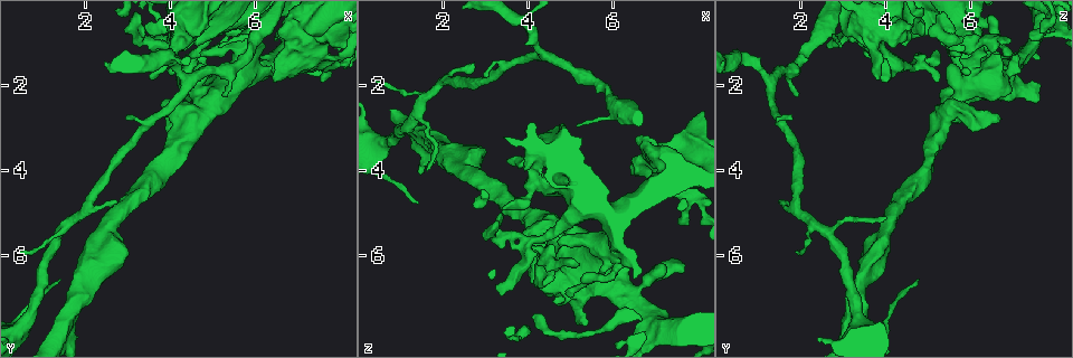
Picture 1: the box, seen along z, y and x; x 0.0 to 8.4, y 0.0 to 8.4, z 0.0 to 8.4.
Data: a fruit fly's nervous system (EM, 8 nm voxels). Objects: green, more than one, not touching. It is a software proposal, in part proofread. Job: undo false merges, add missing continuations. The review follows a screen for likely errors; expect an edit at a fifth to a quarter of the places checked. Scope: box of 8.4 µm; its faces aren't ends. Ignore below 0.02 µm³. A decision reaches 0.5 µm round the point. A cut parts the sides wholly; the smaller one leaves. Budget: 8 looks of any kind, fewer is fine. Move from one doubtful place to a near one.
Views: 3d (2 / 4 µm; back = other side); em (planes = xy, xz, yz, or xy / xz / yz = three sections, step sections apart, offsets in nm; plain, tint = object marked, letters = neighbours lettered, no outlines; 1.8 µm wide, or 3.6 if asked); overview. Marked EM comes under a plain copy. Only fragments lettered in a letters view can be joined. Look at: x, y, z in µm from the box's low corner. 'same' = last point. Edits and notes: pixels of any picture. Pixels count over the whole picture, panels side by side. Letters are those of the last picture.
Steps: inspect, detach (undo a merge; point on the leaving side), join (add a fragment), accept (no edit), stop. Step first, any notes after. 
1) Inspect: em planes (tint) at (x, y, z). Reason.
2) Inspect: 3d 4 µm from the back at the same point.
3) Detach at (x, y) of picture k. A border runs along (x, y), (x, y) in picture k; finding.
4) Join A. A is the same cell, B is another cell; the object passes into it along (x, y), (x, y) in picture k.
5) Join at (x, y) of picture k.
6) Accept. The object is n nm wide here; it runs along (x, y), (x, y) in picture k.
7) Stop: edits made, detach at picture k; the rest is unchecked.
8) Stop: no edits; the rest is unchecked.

Inspect: 3d 4 µm at (4.20, 0.75, 4.30). Branch point.

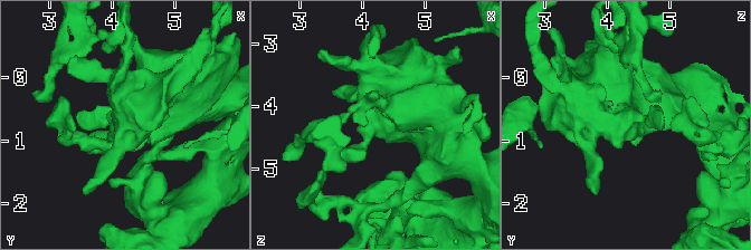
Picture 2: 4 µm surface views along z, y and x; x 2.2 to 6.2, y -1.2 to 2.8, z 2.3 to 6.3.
Inspect: em planes (letters) at (4.25, 0.75, 4.30). Need the tissue.

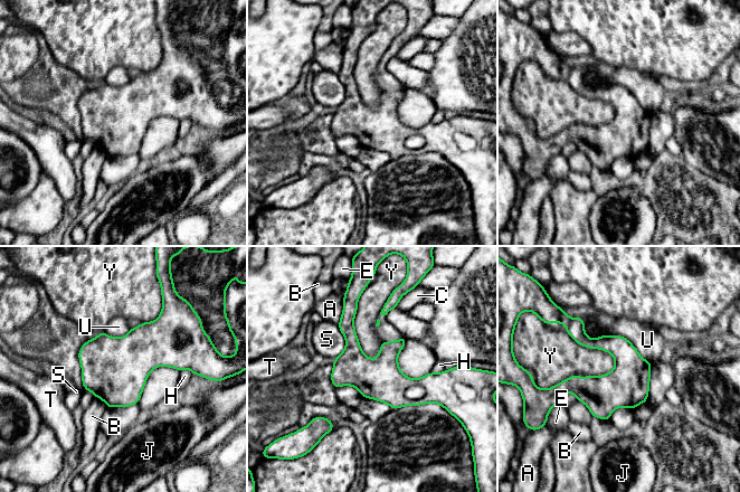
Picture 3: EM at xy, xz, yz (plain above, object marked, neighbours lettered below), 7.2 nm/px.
Accept. The object is 300 nm wide here; A, B, C, E, H, J, S, T, U and Y are other cells; it runs along (345, 311), (352, 351), (385, 382), (439, 377) in picture 3; all the same neuron.

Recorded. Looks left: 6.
Inspect: 3d 2 µm from the back at (4.15, 0.85, 7.30). Long arm stops here.

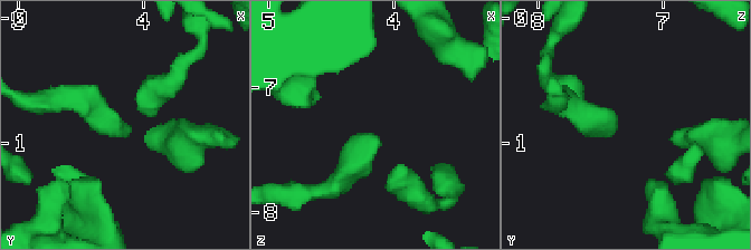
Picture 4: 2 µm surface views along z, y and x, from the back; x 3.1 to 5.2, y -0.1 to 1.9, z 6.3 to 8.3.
Inspect: em planes (letters) at (4.16, 0.90, 7.38).

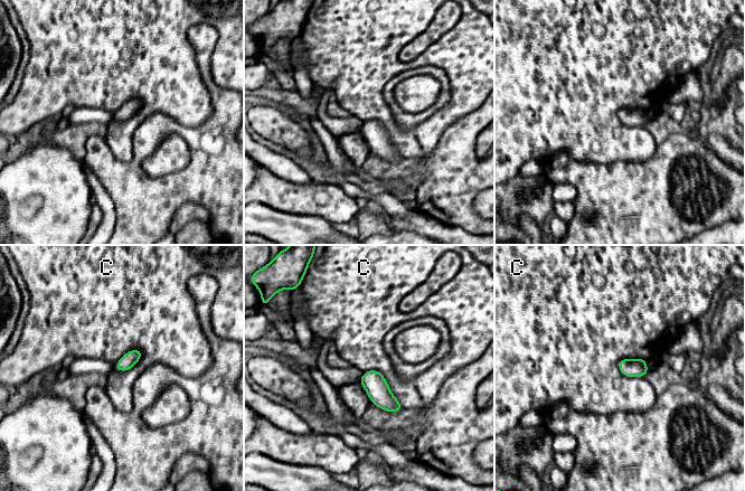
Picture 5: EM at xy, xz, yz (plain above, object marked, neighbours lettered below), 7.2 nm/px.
Accept. The longest contact is with C, 240 nm; C is another cell; a border runs along (142, 351), (129, 350), (115, 368) in picture 5; no lettered fragment goes on from it.

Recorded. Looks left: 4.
Inspect: 3d 4 µm at (5.85, 1.50, 6.15). Four-way junction.

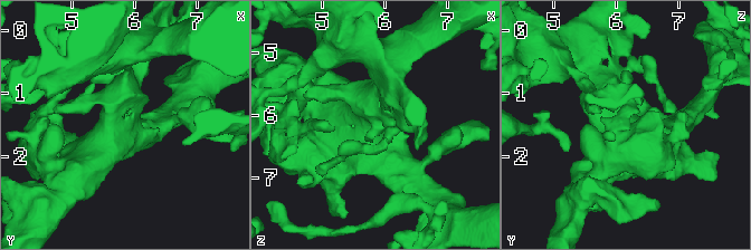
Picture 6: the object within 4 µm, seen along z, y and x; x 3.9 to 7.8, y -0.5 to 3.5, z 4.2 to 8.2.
Inspect: em 3.6 µm planes (letters) at (5.85, 1.45, 6.15). Now the EM.

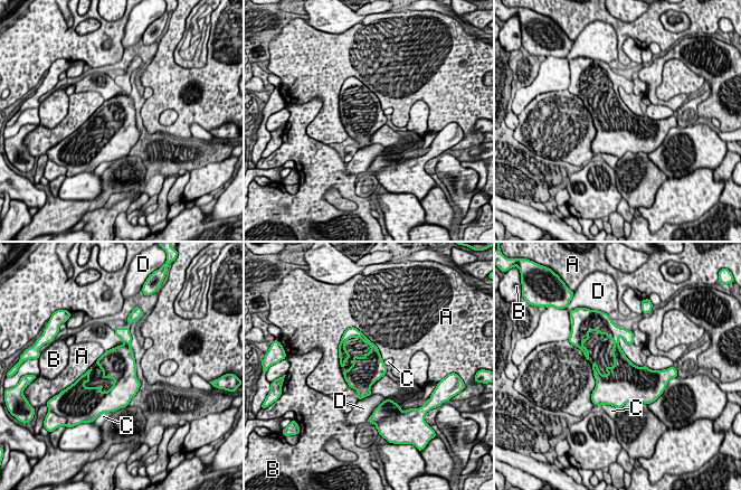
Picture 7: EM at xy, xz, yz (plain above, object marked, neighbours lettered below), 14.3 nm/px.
Accept. The object is 480 nm wide here; A, B, C and D are other cells; continuous, no second neuron.

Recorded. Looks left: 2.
Stop: no edits; the rest is unchecked.

